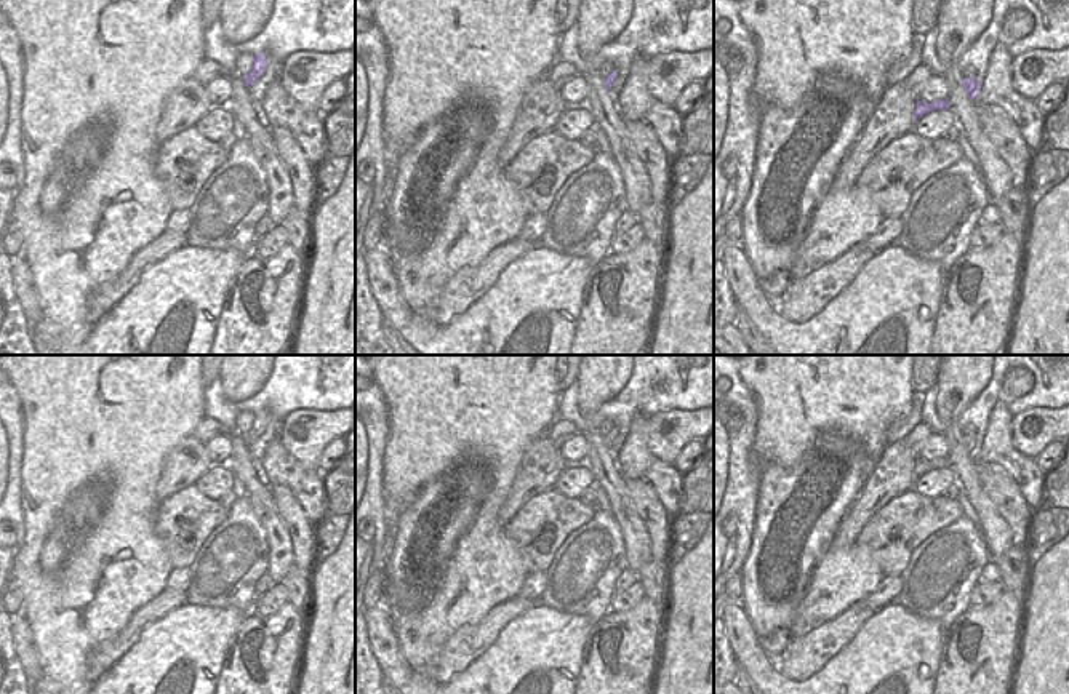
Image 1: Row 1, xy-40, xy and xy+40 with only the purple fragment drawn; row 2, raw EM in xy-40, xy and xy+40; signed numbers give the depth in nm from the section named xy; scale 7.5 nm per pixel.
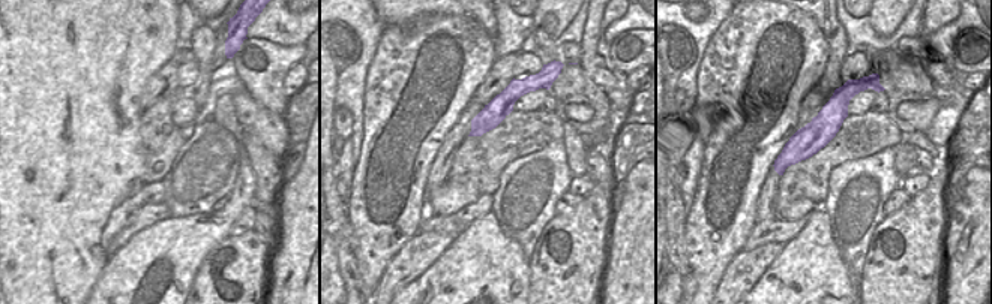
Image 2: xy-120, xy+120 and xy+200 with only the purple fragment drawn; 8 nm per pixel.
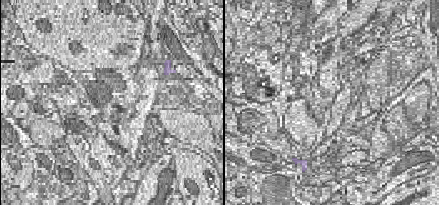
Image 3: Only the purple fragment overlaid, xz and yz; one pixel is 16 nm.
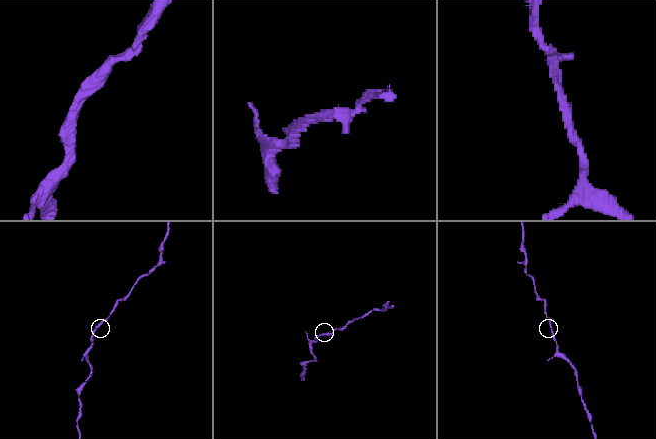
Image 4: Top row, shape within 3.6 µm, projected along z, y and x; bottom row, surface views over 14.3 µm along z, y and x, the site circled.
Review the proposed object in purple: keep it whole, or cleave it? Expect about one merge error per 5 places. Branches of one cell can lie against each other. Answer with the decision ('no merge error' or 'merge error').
no merge error

